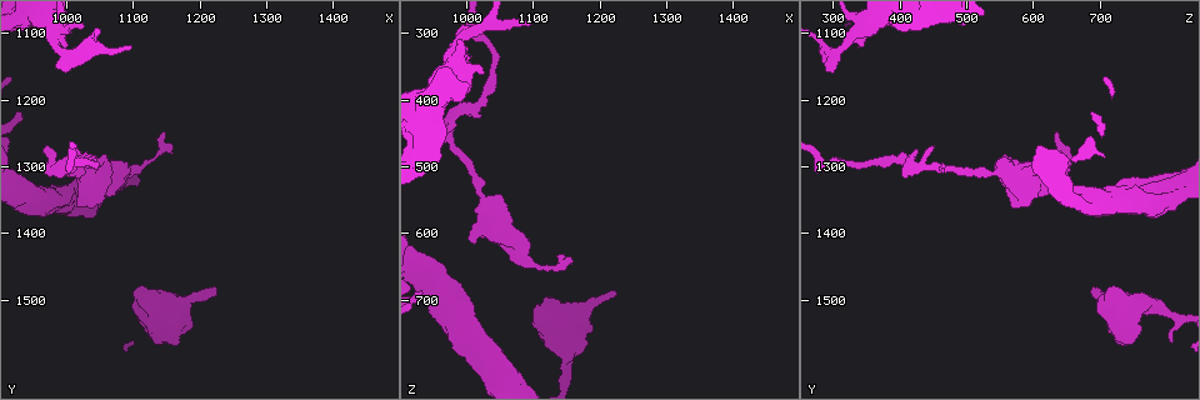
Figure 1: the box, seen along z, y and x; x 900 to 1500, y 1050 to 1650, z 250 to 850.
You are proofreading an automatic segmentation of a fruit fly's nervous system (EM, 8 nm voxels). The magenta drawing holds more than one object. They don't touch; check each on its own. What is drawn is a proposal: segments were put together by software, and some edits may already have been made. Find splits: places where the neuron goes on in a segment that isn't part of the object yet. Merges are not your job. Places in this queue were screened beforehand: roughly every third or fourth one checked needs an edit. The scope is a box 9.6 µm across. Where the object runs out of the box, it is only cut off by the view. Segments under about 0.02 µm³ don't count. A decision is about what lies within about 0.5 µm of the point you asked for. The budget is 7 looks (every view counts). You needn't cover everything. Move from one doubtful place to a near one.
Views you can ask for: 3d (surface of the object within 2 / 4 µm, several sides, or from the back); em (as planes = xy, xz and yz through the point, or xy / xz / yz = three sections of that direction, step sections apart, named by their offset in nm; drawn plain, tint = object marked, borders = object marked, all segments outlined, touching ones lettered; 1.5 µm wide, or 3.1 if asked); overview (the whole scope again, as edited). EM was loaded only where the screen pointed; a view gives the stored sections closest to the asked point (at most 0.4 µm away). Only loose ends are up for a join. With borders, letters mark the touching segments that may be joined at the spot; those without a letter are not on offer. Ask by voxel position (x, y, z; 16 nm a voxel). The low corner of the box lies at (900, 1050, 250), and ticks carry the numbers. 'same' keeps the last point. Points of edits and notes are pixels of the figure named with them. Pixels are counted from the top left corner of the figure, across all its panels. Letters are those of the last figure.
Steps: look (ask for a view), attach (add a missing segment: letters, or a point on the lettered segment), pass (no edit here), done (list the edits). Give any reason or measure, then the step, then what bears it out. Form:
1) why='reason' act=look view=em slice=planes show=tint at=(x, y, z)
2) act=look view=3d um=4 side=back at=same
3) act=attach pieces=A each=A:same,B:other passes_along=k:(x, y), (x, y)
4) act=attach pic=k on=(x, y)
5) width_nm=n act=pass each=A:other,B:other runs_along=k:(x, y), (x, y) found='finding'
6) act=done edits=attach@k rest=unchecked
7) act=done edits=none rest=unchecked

why='thick end' act=look view=em slice=xy step=8 show=borders at=(1105, 1490, 705)

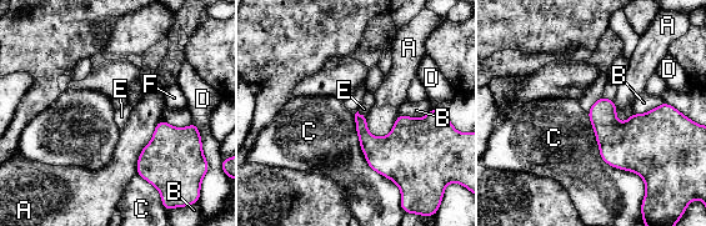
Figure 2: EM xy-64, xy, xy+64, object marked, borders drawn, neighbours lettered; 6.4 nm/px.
act=pass each=A:other,B:other,C:other,D:other,E:other,F:other border=2:(357, 111), (366, 116) found='none of them fits'

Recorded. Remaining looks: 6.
act=look view=3d um=2 at=(1030, 1090, 360)

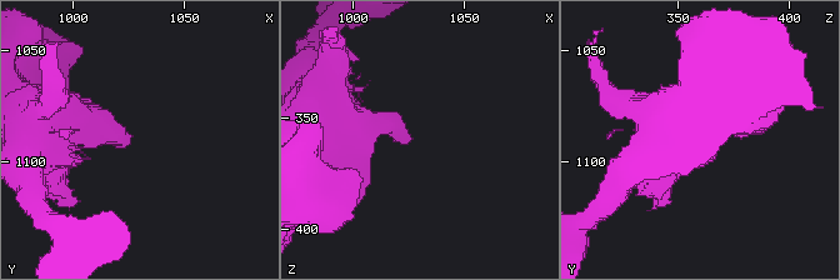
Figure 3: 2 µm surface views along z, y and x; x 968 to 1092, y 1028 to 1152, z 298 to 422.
why='need the tissue' act=look view=em slice=planes show=borders at=(1025, 1091, 363)

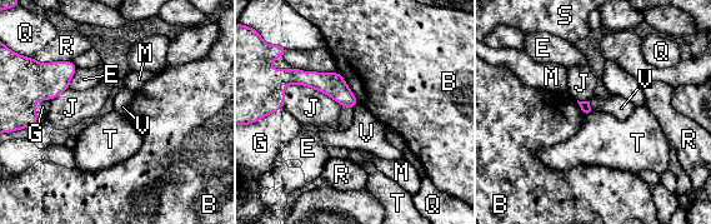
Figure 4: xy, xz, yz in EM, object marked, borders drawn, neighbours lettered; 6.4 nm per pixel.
act=pass each=B:other,E:other,G:other,J:other,M:other,Q:other,R:other,S:other,T:other,V:other border=4:(589, 101), (591, 110) found='no lettered segment goes on from it'

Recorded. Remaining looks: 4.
why='free end' act=look view=em slice=planes show=borders at=(975, 1270, 445)

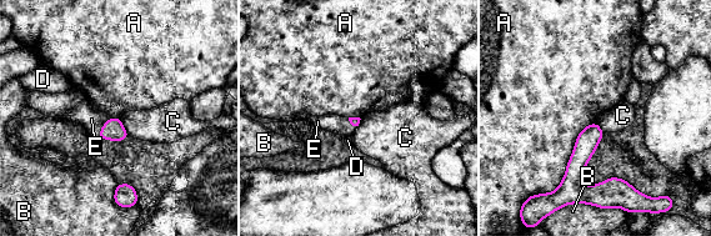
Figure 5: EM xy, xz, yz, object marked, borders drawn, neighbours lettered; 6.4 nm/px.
act=attach pieces=E each=A:other,B:other,C:other,D:other,E:same found='the neuron continues'

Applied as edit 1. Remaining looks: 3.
act=done edits=attach@5 rest=unchecked

